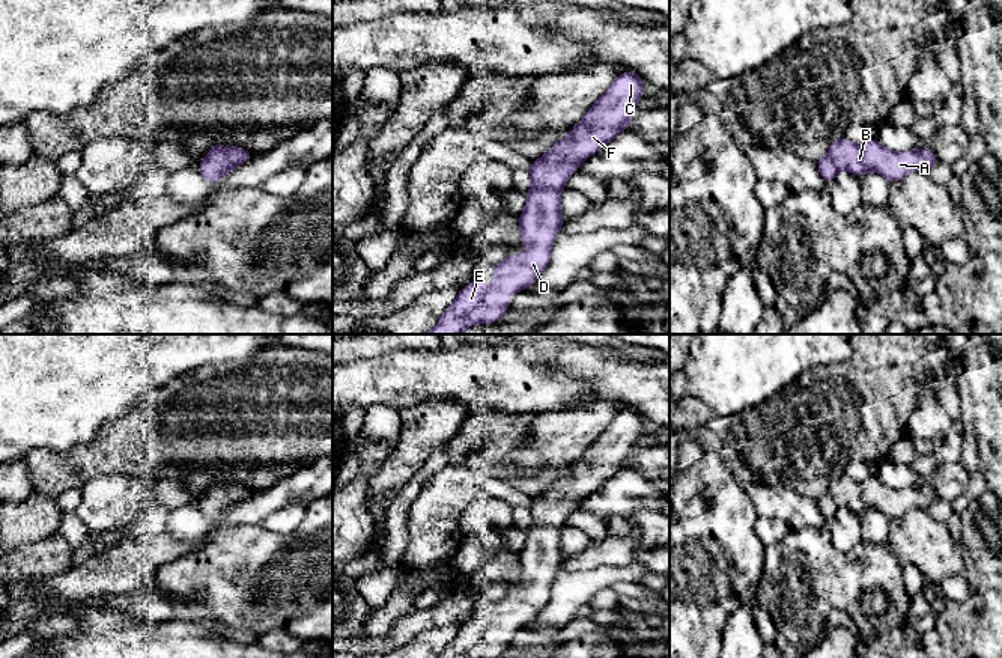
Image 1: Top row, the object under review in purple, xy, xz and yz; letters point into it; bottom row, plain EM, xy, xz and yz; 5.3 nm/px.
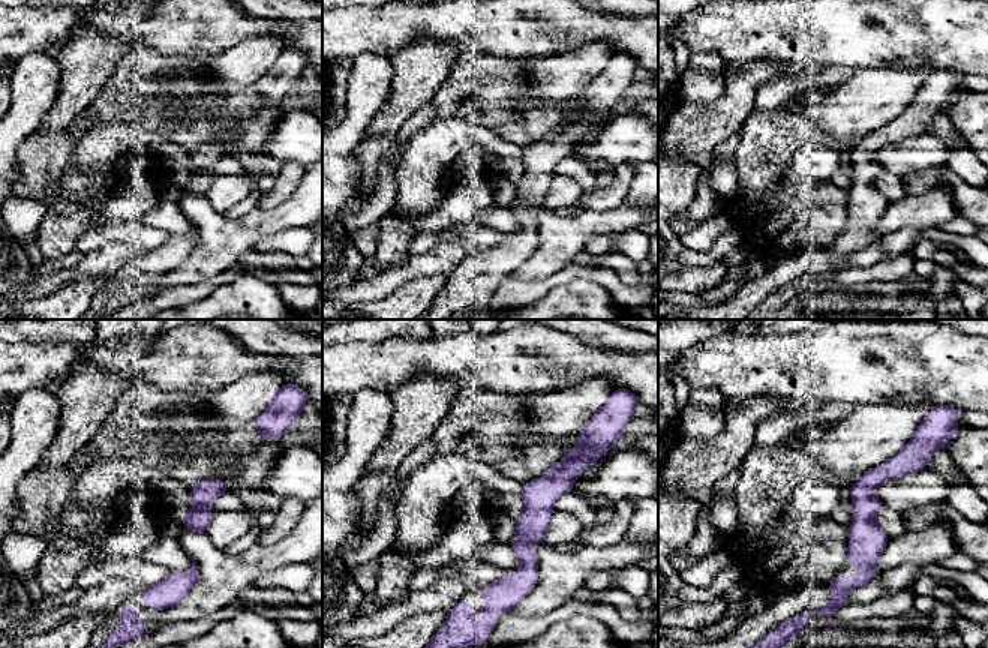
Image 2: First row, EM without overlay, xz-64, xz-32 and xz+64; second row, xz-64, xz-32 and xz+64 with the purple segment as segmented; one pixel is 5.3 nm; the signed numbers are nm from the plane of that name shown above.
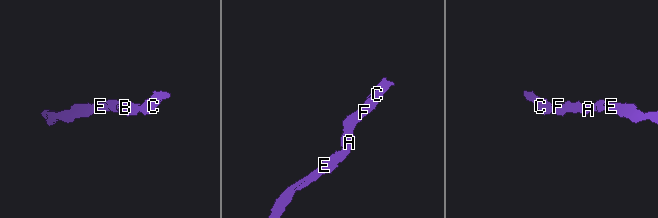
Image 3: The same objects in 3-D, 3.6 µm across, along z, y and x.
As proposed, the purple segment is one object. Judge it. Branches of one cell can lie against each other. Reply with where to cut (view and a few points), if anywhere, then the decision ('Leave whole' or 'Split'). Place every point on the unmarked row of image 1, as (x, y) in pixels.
No split. Leave whole

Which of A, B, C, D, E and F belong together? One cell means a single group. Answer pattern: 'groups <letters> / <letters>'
groups A B C D E F

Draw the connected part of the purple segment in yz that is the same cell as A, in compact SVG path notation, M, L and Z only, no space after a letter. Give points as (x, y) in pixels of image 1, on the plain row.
M841 474L832 479L829 489L815 500L823 516L830 521L838 507L852 509L859 515L871 507L885 513L889 519L897 519L913 507L928 510L939 498L930 486L894 489L882 483L877 476L855 482Z

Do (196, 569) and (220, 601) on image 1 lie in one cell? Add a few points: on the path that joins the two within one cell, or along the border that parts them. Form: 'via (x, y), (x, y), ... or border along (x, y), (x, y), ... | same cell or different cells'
via (203, 577), (220, 594) | same cell

